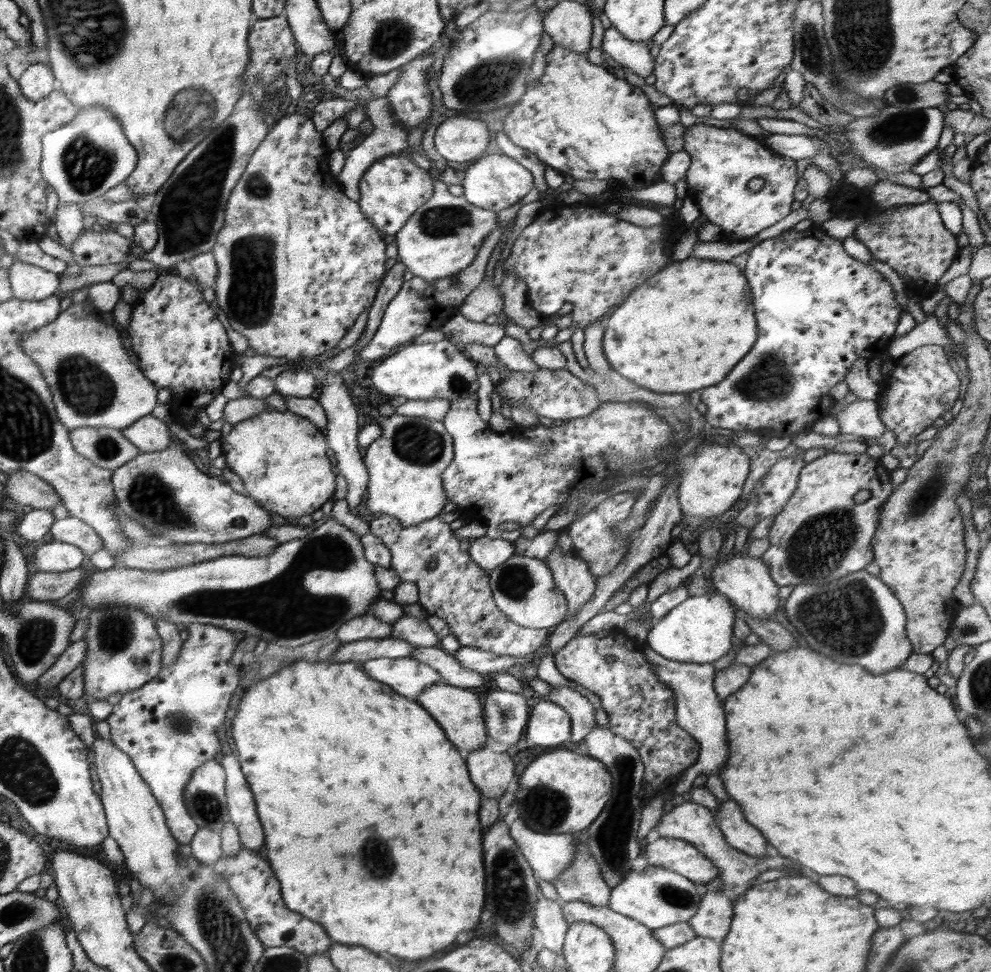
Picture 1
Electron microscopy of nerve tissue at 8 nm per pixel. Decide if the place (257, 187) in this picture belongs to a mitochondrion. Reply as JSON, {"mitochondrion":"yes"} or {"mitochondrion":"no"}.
{"mitochondrion":"yes"}

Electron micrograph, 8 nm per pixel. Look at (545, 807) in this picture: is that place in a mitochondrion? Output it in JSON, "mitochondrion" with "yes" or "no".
{"mitochondrion":"yes"}

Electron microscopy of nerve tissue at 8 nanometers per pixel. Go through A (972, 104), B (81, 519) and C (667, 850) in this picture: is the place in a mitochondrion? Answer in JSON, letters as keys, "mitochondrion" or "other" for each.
{"A":"other","B":"other","C":"other"}

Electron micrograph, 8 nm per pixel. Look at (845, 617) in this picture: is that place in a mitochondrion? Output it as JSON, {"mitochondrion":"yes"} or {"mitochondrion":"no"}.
{"mitochondrion":"yes"}

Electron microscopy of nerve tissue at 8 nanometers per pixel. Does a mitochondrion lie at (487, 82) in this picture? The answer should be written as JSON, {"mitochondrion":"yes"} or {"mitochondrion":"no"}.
{"mitochondrion":"yes"}

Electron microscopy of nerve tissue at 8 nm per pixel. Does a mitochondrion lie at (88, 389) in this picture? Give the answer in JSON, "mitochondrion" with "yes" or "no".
{"mitochondrion":"yes"}

